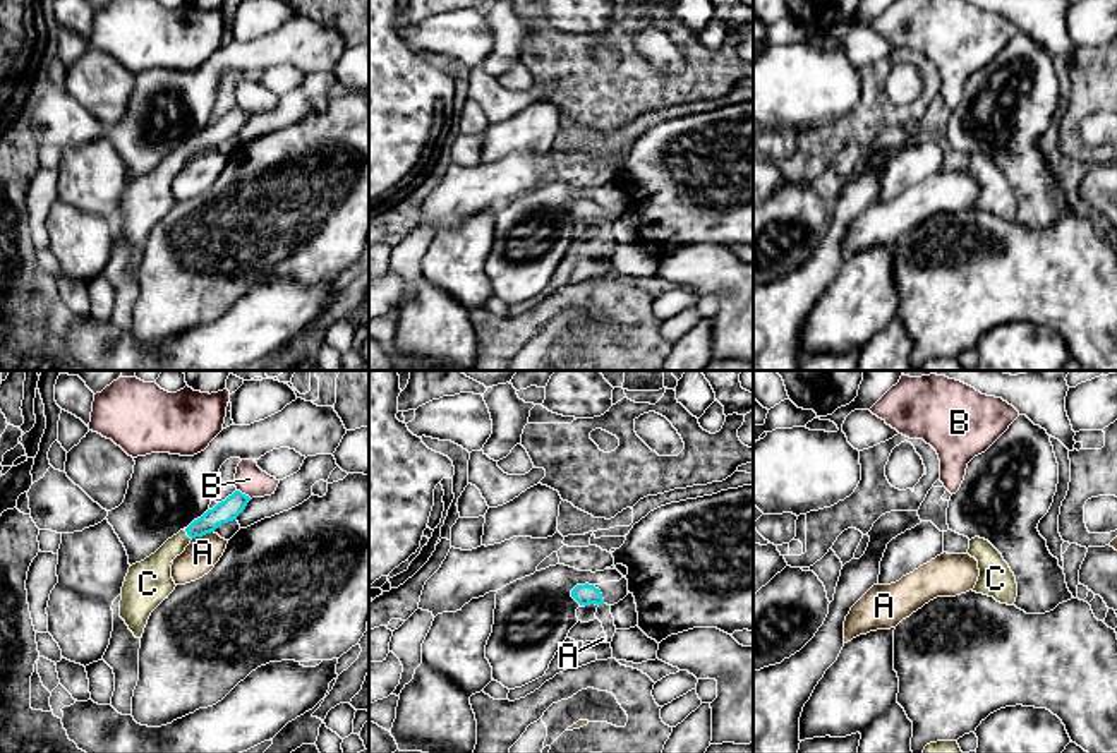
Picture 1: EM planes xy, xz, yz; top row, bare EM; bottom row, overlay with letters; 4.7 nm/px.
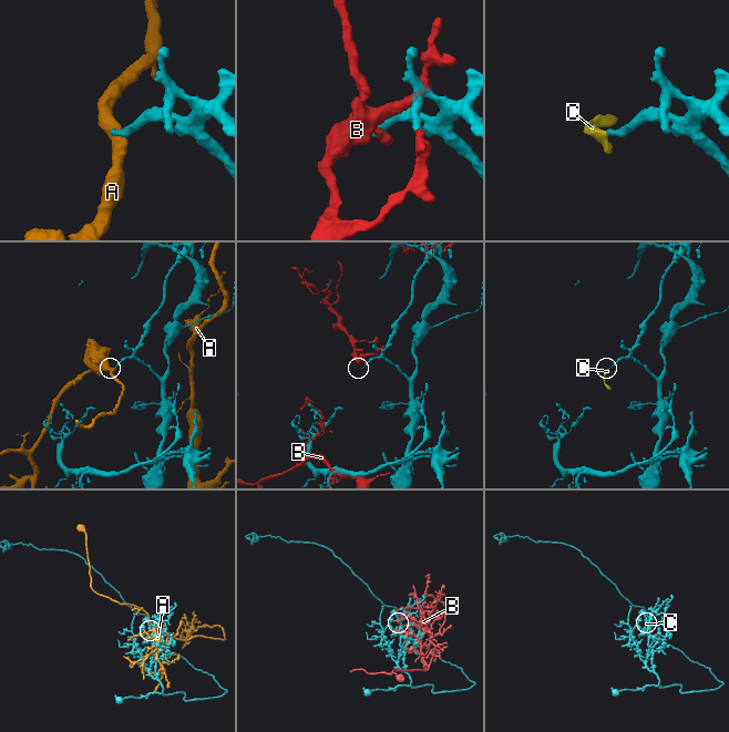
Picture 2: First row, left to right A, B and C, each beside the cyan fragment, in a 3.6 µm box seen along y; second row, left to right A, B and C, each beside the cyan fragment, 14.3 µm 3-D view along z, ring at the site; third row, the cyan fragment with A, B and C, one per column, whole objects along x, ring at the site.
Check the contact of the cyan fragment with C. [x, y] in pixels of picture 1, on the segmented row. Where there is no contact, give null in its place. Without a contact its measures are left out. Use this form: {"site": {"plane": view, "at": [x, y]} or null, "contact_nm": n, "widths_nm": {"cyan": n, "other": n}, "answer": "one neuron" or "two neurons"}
{"site": {"plane": "xy", "at": [187, 534]}, "contact_nm": 70, "widths_nm": {"cyan": 100, "other": 170}, "answer": "one neuron"}

